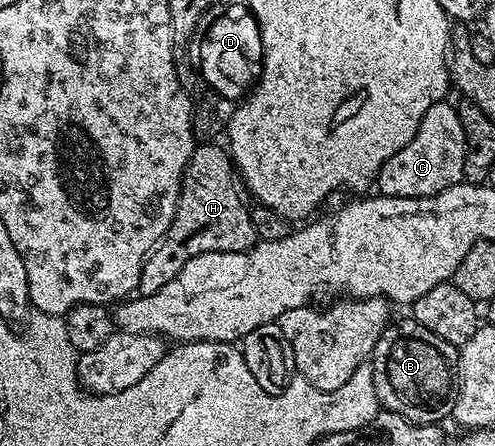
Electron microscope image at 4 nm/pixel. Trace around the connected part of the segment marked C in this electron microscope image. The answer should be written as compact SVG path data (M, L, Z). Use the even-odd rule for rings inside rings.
M447 100L434 101L422 115L418 131L402 151L395 153L378 174L379 192L385 197L436 197L451 185L464 181L464 160L468 154L468 136L464 133L458 109Z

